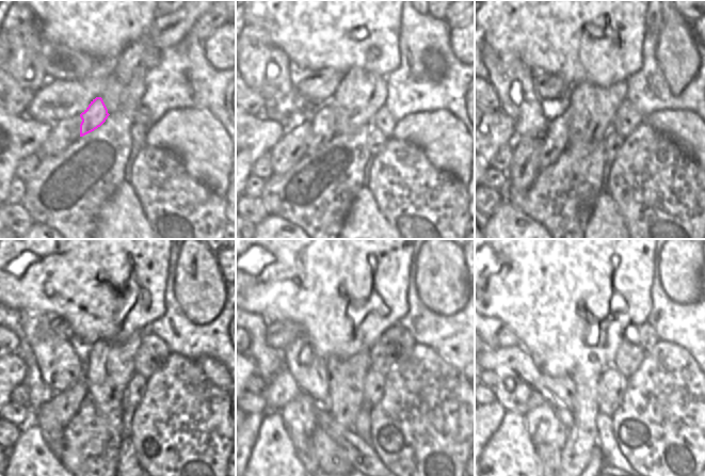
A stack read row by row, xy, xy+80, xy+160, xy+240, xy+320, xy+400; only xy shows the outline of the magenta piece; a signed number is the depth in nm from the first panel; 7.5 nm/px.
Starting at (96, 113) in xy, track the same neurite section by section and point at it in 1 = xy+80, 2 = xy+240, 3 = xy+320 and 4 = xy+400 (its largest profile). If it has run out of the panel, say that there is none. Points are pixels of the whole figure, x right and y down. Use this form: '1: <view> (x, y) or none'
1: xy+80 (323, 118)
2: xy+240 (52, 416)
3: xy+320 (300, 416)
4: xy+400 (547, 432)

